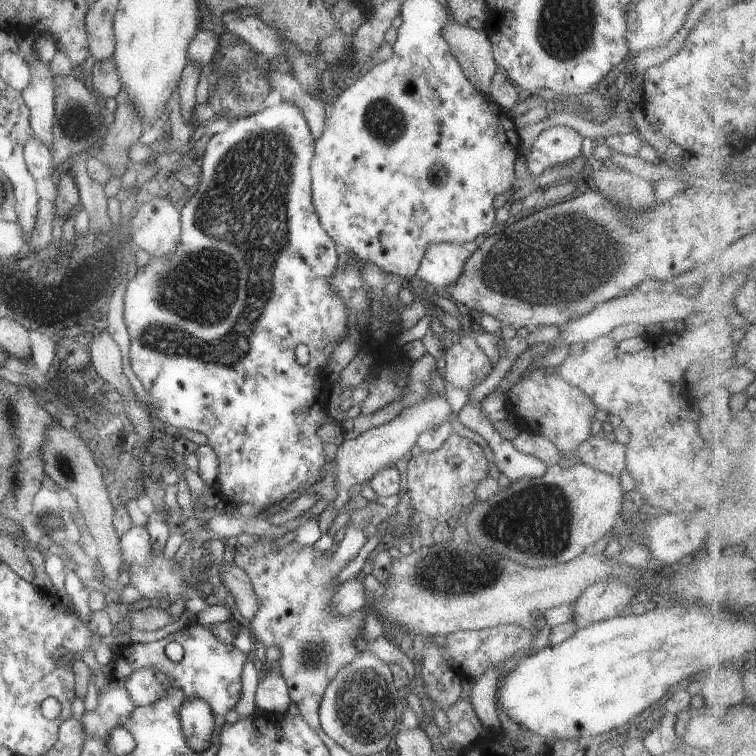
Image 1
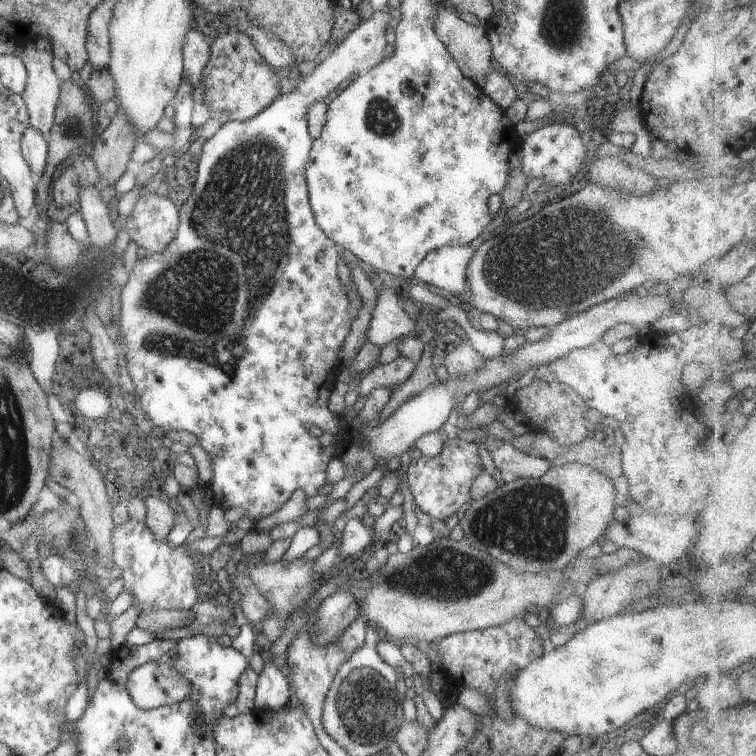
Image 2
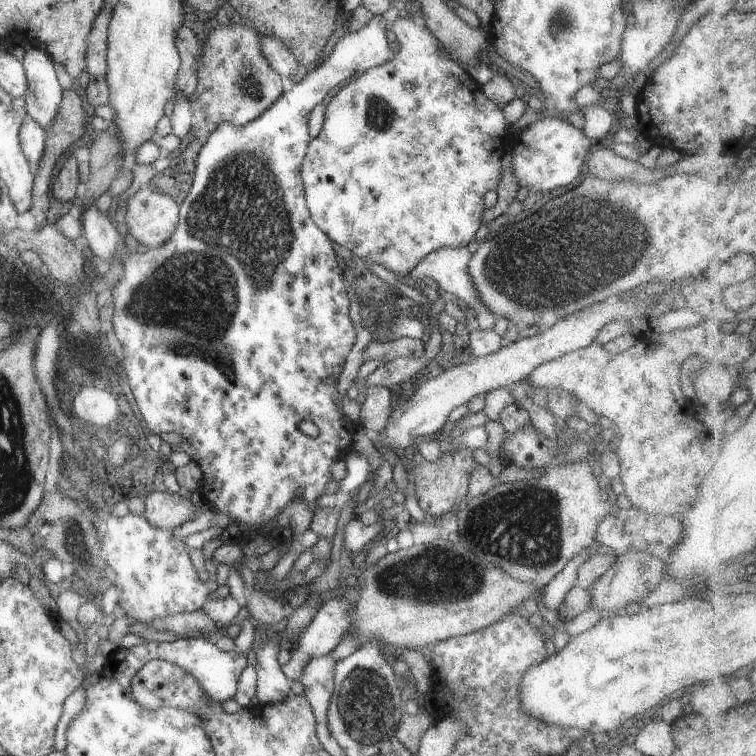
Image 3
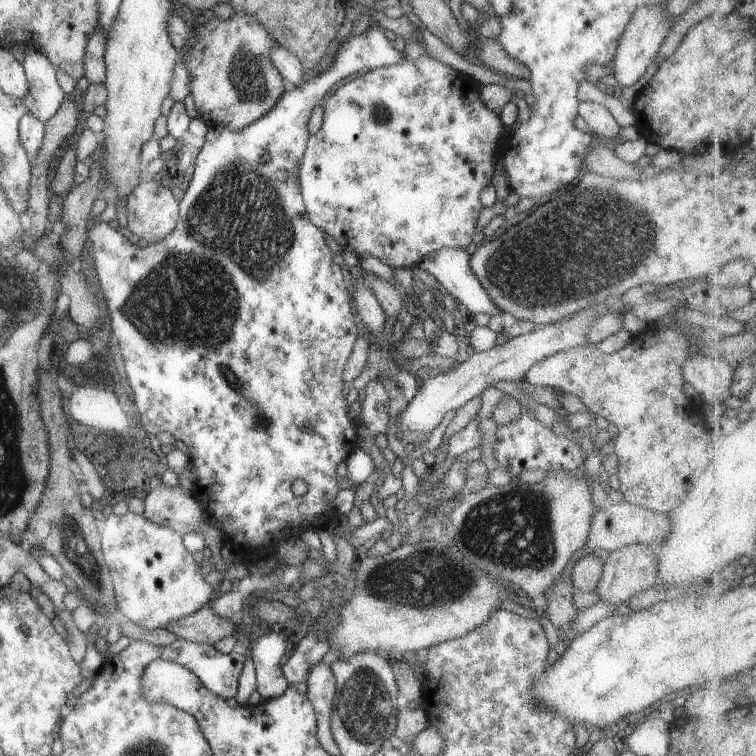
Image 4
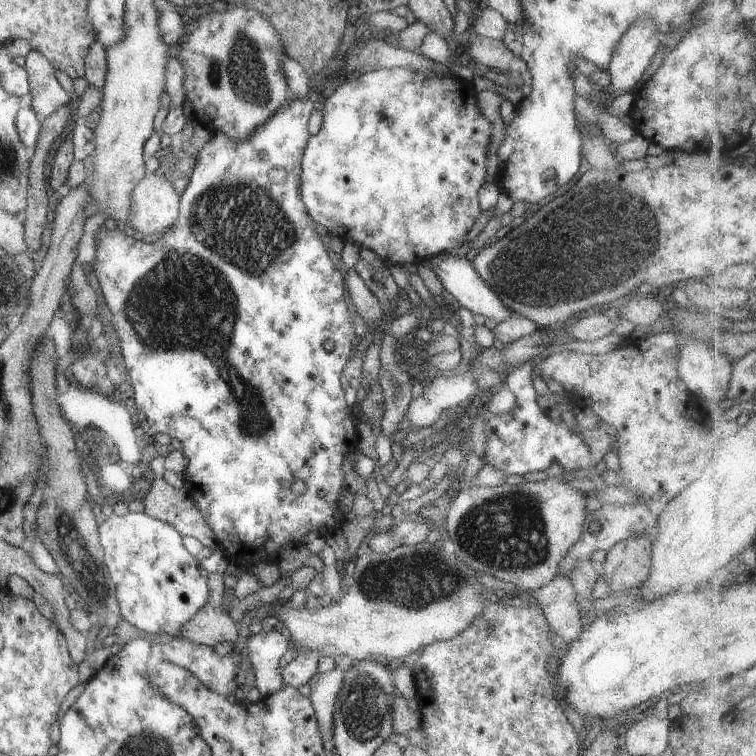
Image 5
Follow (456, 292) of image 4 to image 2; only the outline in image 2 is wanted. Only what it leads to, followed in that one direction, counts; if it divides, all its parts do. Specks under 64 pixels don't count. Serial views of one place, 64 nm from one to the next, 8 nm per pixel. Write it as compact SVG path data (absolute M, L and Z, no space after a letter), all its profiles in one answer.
M443 245L430 250L415 267L412 277L421 283L445 290L448 297L459 296L467 287L465 266L470 262L473 248L464 245Z

